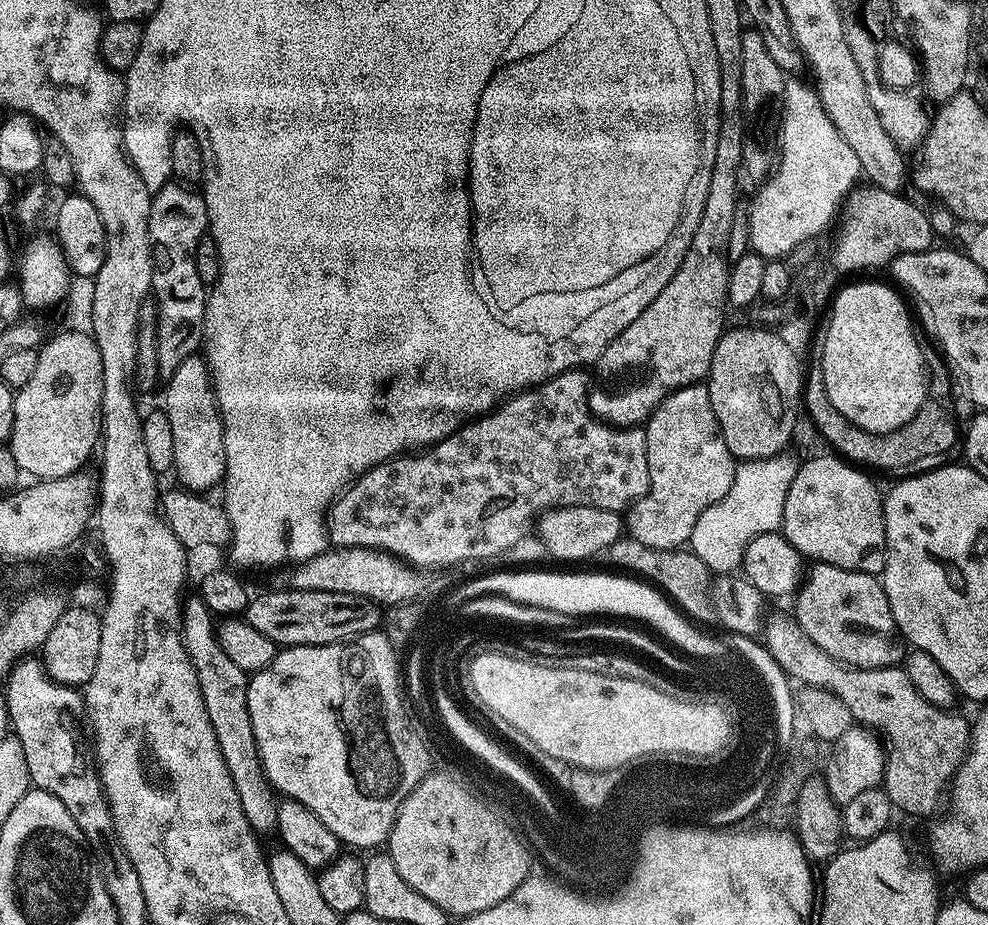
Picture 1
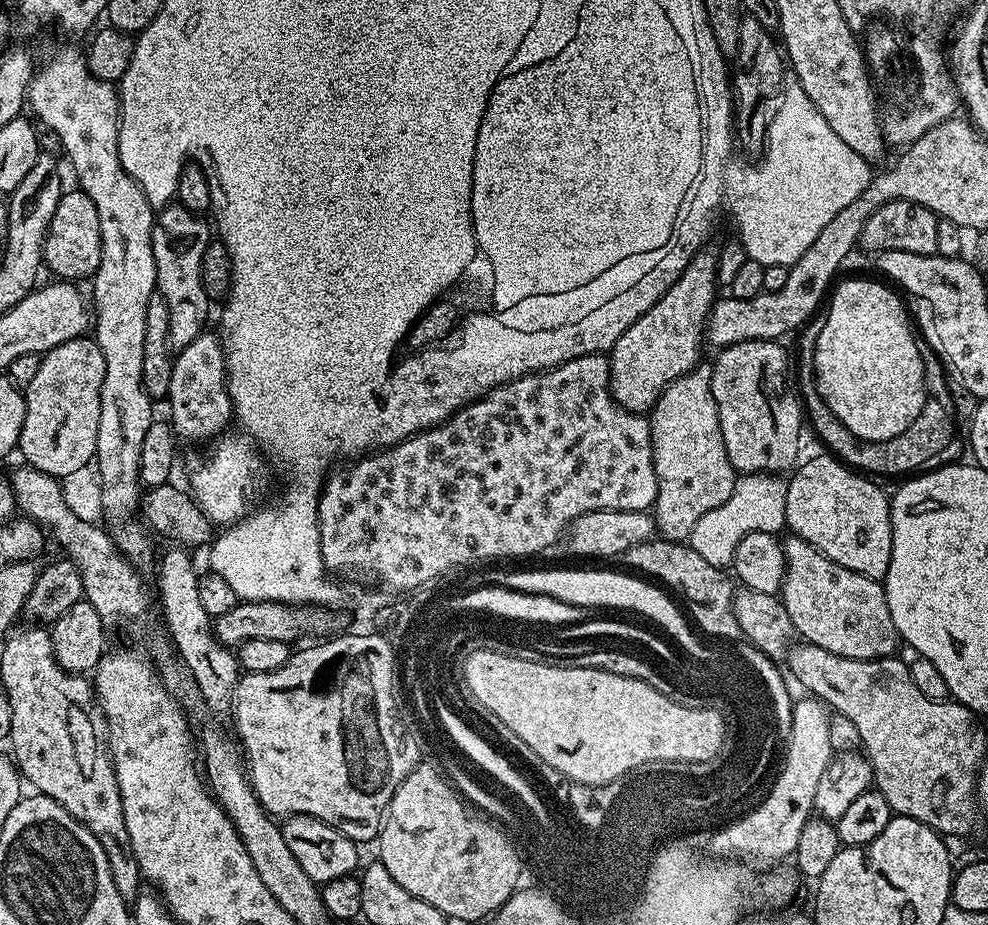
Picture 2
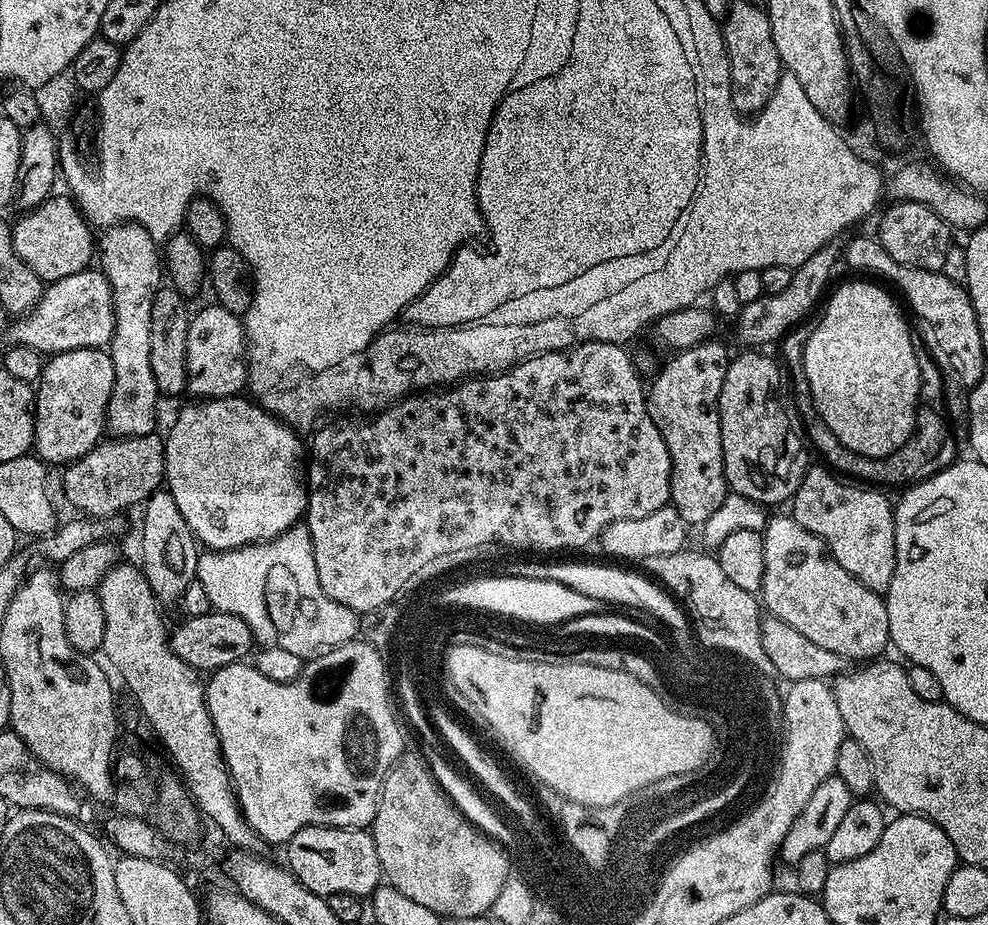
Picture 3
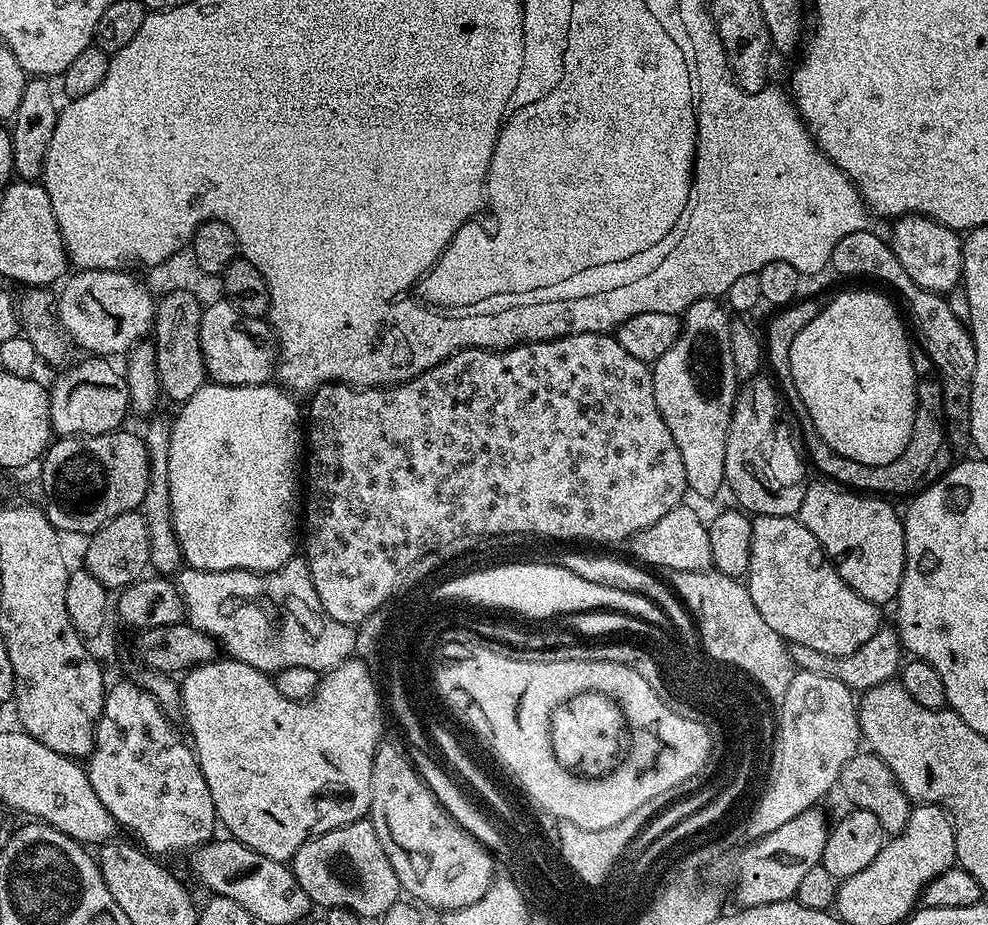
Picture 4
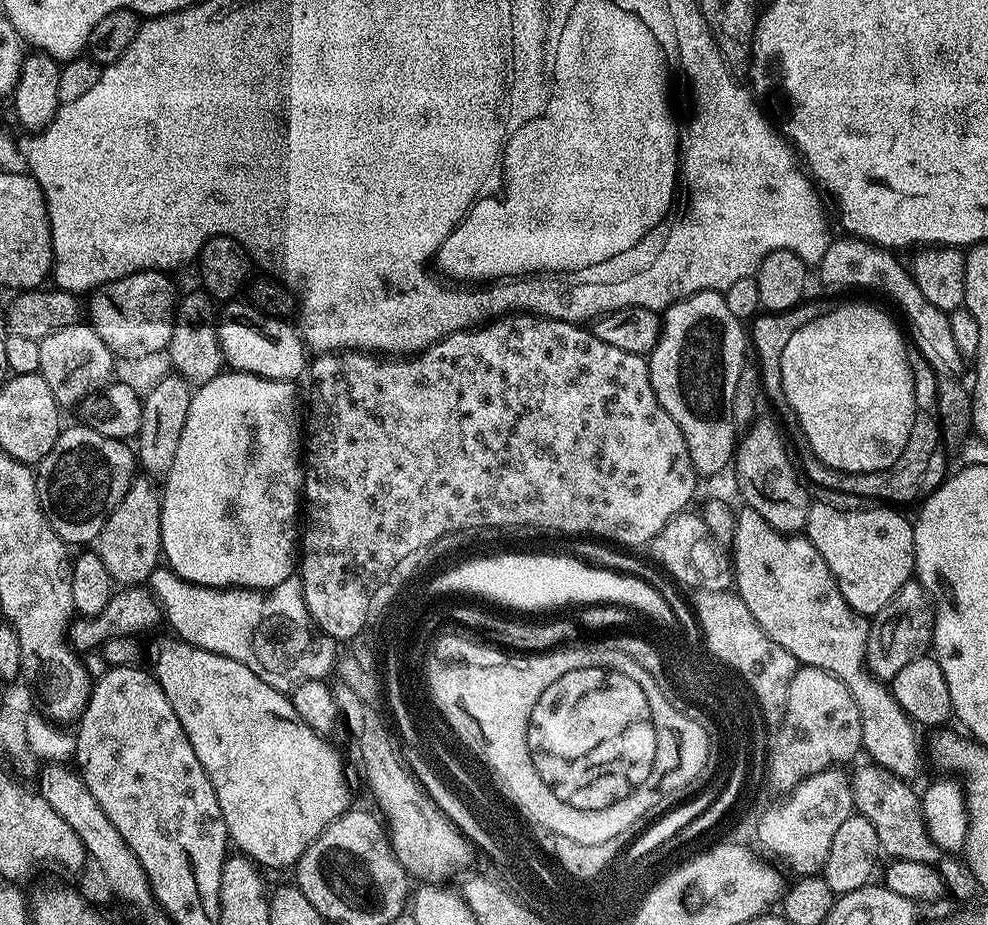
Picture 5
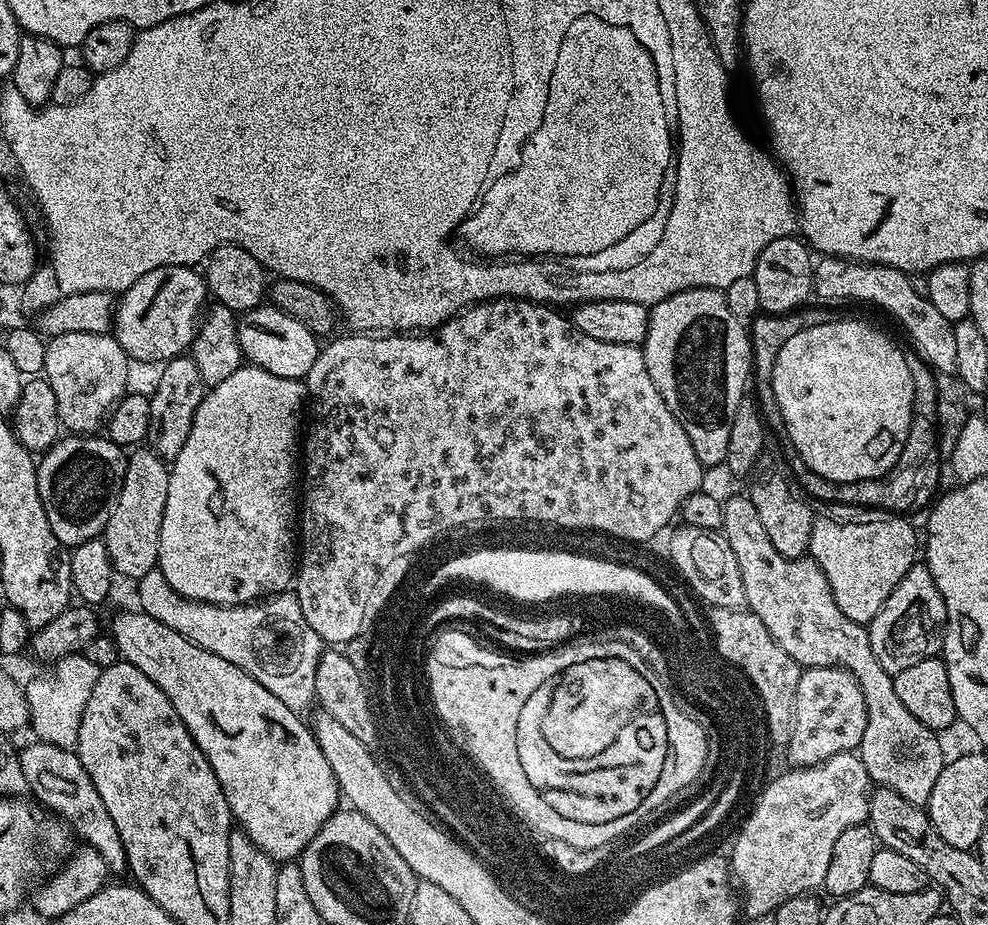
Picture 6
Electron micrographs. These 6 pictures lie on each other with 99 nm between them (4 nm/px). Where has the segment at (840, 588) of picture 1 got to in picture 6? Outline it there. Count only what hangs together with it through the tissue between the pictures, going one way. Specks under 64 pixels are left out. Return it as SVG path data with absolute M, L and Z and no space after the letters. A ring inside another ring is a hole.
M751 495L732 496L723 501L722 535L734 550L734 558L738 558L738 570L742 570L742 586L746 586L744 599L747 611L762 618L762 626L770 630L774 642L806 668L844 668L858 682L862 690L862 698L866 702L866 730L862 730L862 742L858 755L862 766L866 766L868 779L873 785L894 790L894 794L902 794L906 802L927 805L930 790L934 790L934 782L938 782L938 774L942 774L946 763L944 748L940 745L941 737L931 728L922 726L906 706L898 699L898 690L894 690L894 677L874 658L874 650L870 650L870 638L867 627L861 621L851 620L840 604L834 602L834 594L830 582L826 582L826 574L816 565L812 558L793 558L778 554L774 550L774 542L770 542L770 534L766 534L758 510L754 506Z

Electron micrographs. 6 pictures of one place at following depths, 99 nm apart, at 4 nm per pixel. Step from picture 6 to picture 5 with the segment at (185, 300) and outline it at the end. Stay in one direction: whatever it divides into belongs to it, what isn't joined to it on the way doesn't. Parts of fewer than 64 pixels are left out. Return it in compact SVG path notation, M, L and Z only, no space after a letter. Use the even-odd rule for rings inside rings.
M135 272L92 289L86 300L86 320L106 342L113 357L144 360L155 352L163 353L170 342L174 296L169 277L162 272Z

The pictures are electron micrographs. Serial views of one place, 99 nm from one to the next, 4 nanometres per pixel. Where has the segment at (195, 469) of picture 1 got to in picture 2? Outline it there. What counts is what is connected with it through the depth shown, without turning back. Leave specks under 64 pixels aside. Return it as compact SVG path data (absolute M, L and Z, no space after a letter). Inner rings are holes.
M215 331L200 332L198 338L190 342L190 346L175 353L170 374L170 390L166 397L167 404L172 411L172 430L181 441L211 441L219 437L228 420L230 422L233 419L228 393L228 372L224 368L224 351Z

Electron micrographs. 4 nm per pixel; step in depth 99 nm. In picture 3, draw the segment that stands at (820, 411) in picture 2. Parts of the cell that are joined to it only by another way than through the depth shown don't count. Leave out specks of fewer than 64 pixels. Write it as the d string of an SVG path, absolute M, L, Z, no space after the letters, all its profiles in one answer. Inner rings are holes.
M805 318L784 337L782 341L782 347L784 347L782 364L786 369L787 379L790 381L790 392L794 397L803 435L806 437L807 443L814 449L814 452L814 447L816 447L817 454L824 459L821 461L827 467L843 474L845 477L851 478L853 481L867 482L872 486L884 486L880 484L911 486L930 478L935 472L940 472L942 469L947 468L949 464L957 459L956 447L958 447L958 441L952 434L949 421L932 406L924 406L917 411L915 430L901 448L894 450L894 454L885 456L882 460L875 460L874 458L866 458L862 454L854 454L854 450L846 450L846 446L842 446L842 442L838 442L838 438L834 438L834 434L830 434L826 422L822 422L822 418L812 401L810 382L806 382L804 347L806 346L806 338L810 338L810 334L814 329L816 329L816 320Z

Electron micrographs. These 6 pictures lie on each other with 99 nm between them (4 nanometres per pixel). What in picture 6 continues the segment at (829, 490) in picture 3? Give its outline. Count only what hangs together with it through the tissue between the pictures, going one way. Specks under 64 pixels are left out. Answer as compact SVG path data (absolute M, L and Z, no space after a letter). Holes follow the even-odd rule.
M880 514L877 517L877 520L831 520L828 516L817 515L812 526L808 552L814 557L816 565L826 574L826 582L830 582L834 602L840 604L840 609L846 612L851 620L870 622L874 618L874 614L878 614L880 604L888 600L888 595L894 590L897 580L900 580L902 574L906 570L910 570L910 566L914 563L914 556L912 556L912 528L910 525L904 524L905 517L900 514Z

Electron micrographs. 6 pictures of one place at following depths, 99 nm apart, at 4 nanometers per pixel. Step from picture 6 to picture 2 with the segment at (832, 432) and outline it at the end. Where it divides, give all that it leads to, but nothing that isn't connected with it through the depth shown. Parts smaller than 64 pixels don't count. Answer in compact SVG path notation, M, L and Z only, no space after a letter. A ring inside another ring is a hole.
M842 280L831 289L828 317L816 332L816 385L826 406L850 434L870 442L898 438L922 414L926 399L913 317L887 283Z

